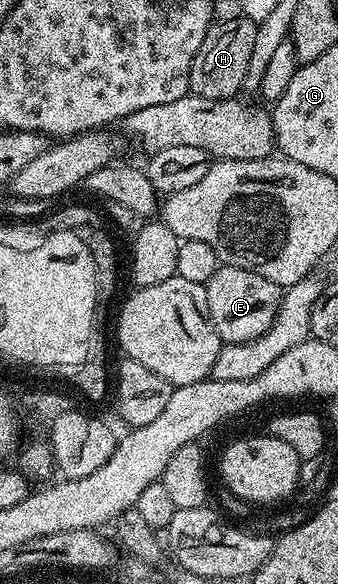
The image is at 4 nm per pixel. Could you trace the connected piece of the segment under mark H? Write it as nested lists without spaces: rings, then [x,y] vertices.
[[[247,17],[211,24],[204,36],[204,44],[200,44],[200,52],[196,52],[194,57],[190,73],[190,93],[204,100],[224,100],[235,97],[242,90],[244,80],[248,76],[248,64],[252,60],[252,48],[256,44],[257,27],[258,22]]]

